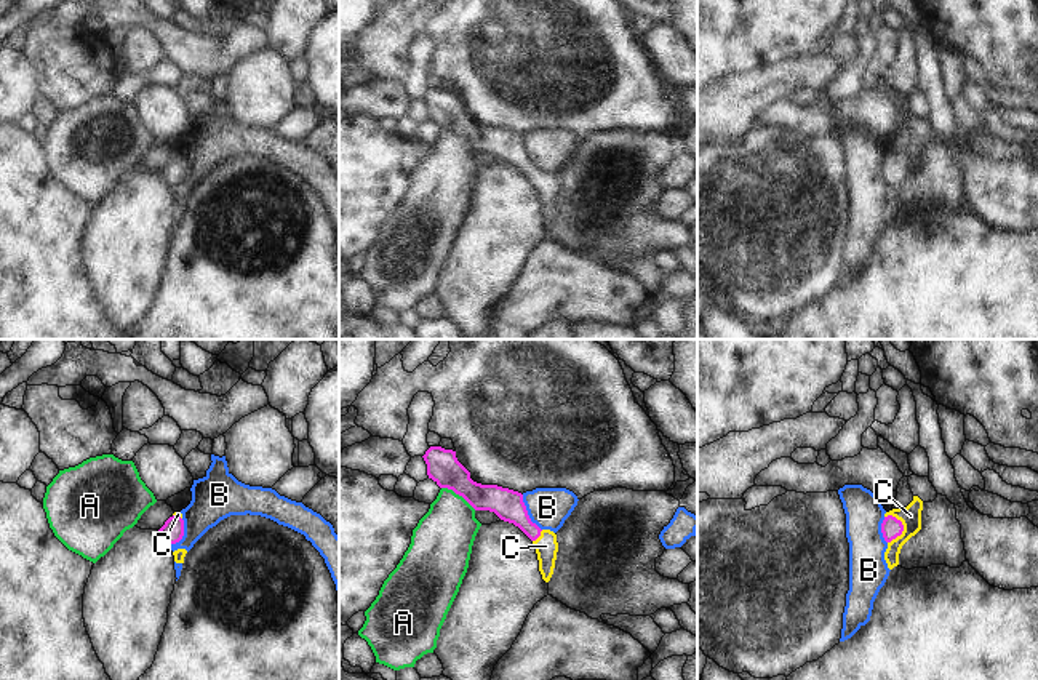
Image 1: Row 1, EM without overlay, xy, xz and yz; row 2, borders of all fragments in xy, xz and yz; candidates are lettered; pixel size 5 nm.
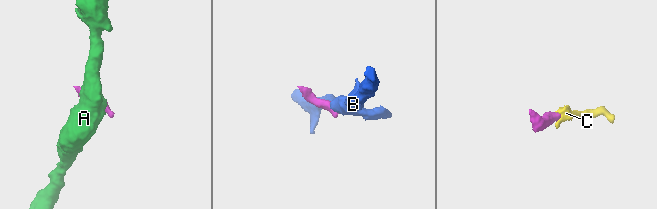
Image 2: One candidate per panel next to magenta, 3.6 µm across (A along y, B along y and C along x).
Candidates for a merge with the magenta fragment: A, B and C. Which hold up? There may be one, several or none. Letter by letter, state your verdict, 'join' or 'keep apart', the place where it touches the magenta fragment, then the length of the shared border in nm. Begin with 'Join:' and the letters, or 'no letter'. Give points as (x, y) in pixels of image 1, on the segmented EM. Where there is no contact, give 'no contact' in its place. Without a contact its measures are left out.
Join: C
A: keep apart; contact xz (459, 495); length 200 nm
B: keep apart; contact xz (526, 512); length 200 nm
C: join; contact yz (902, 530); length 150 nm

